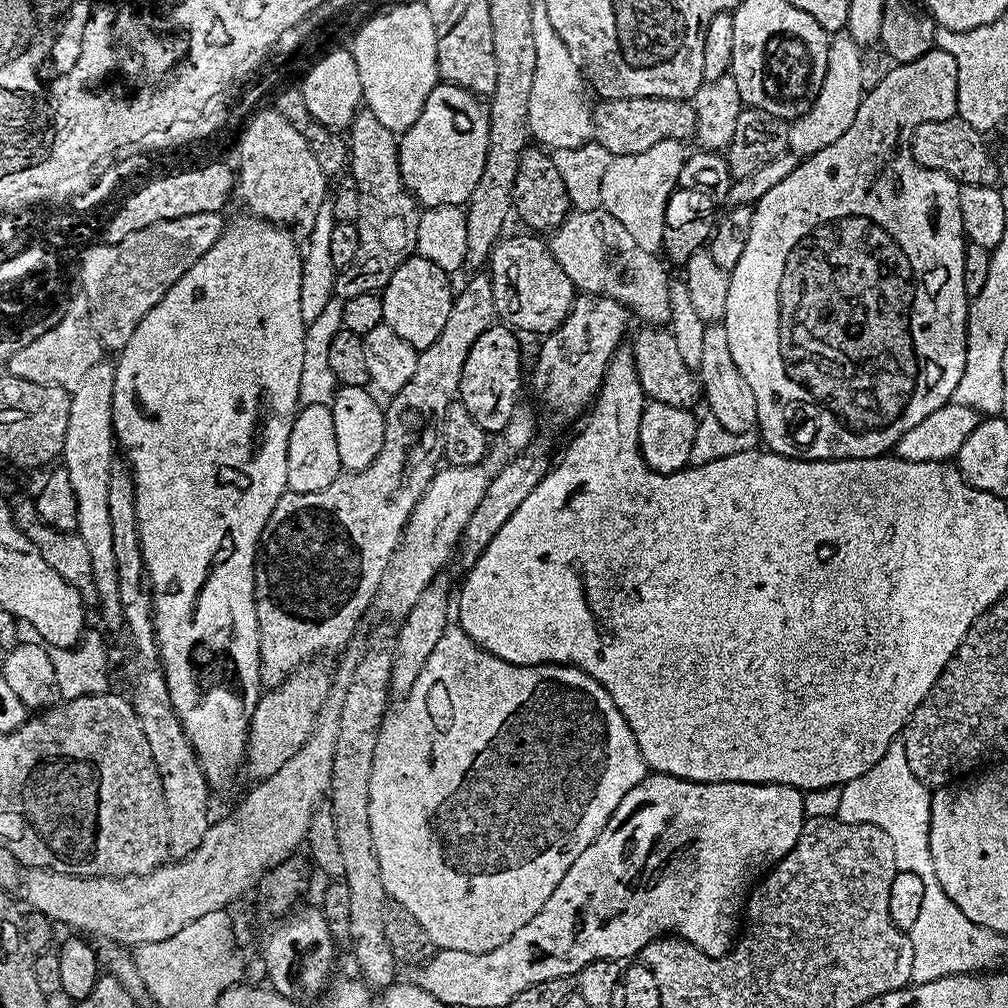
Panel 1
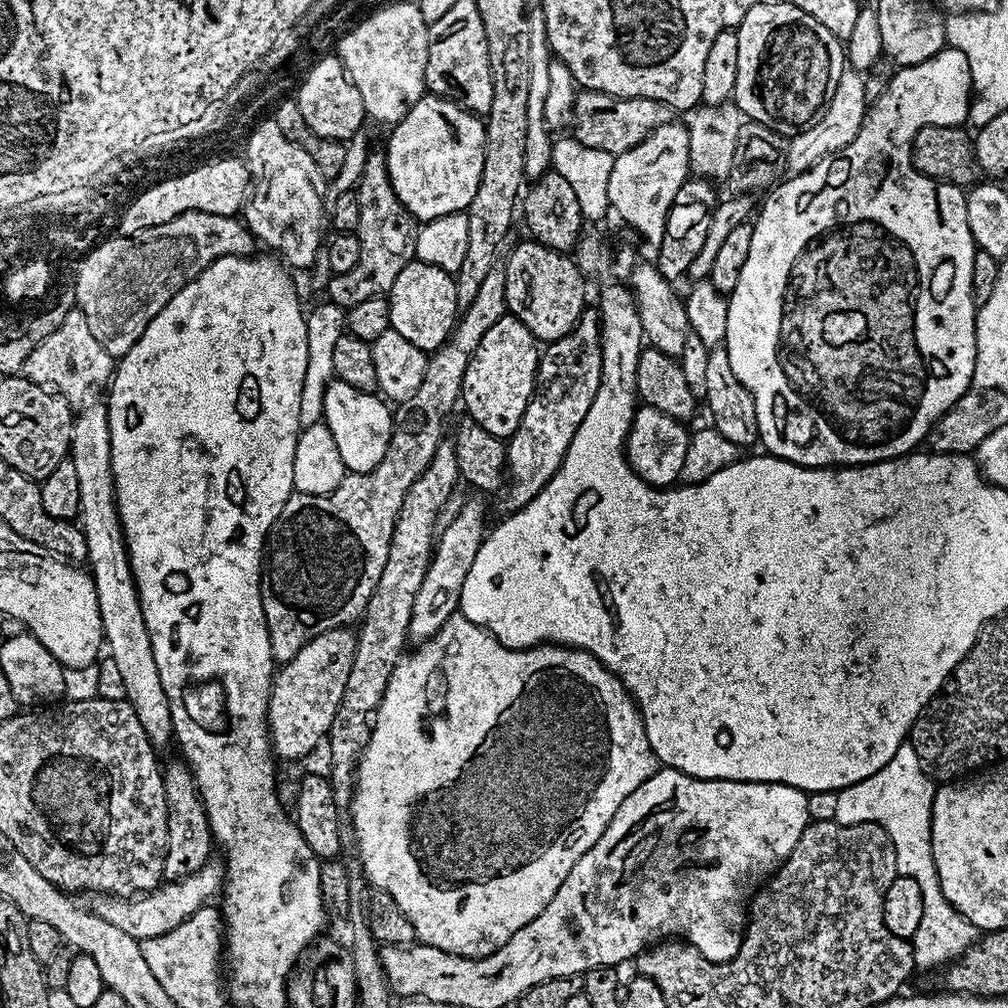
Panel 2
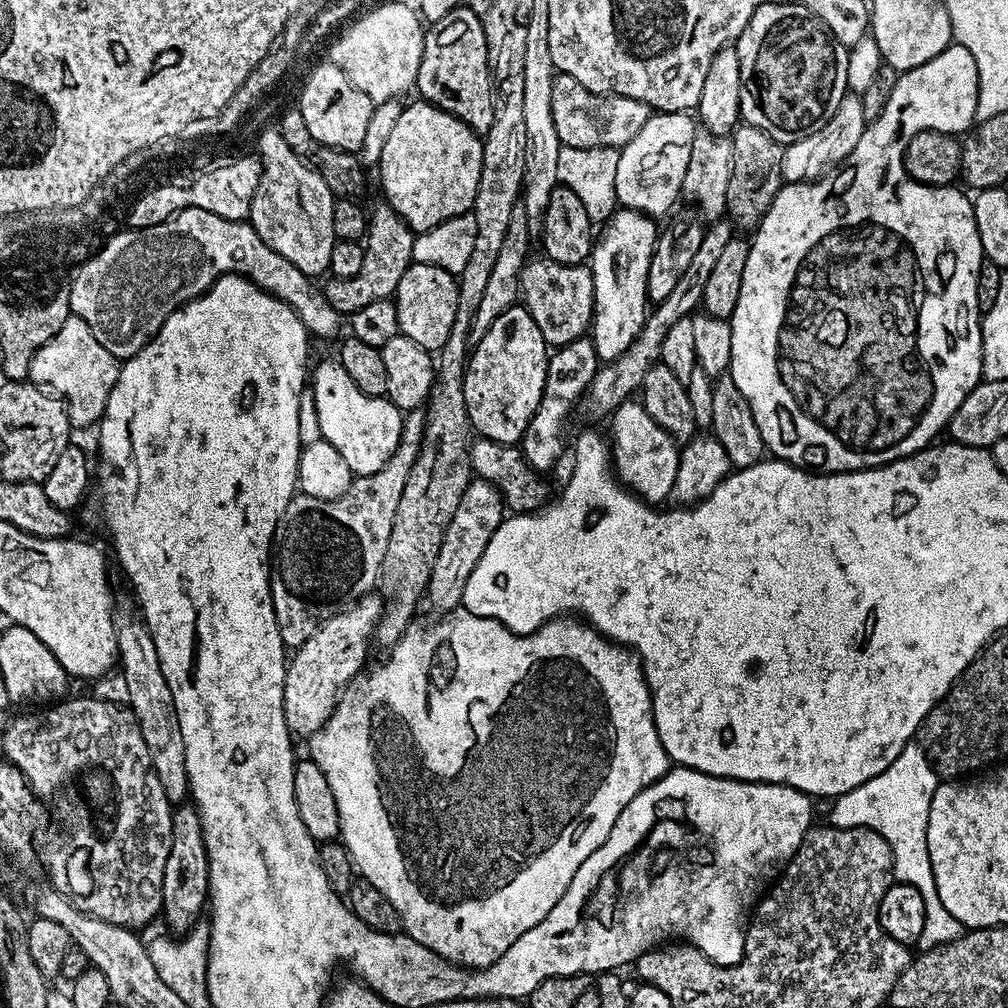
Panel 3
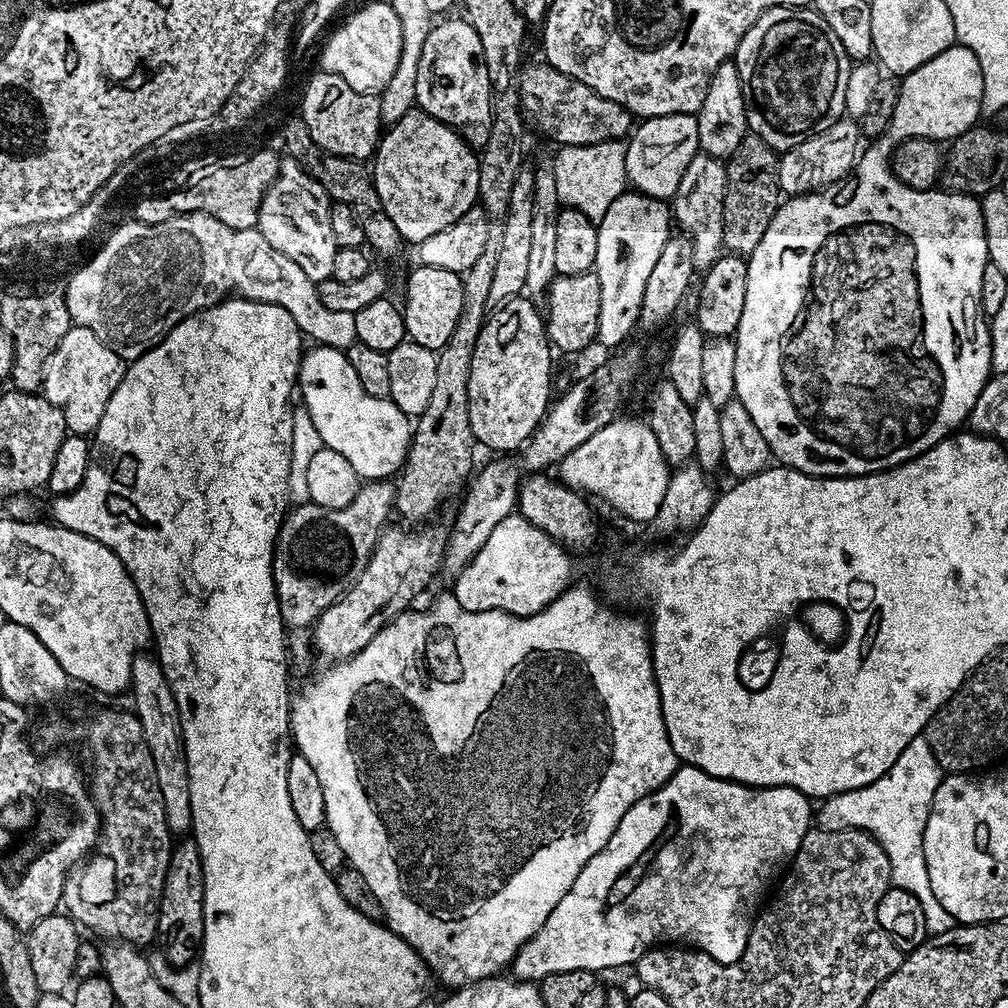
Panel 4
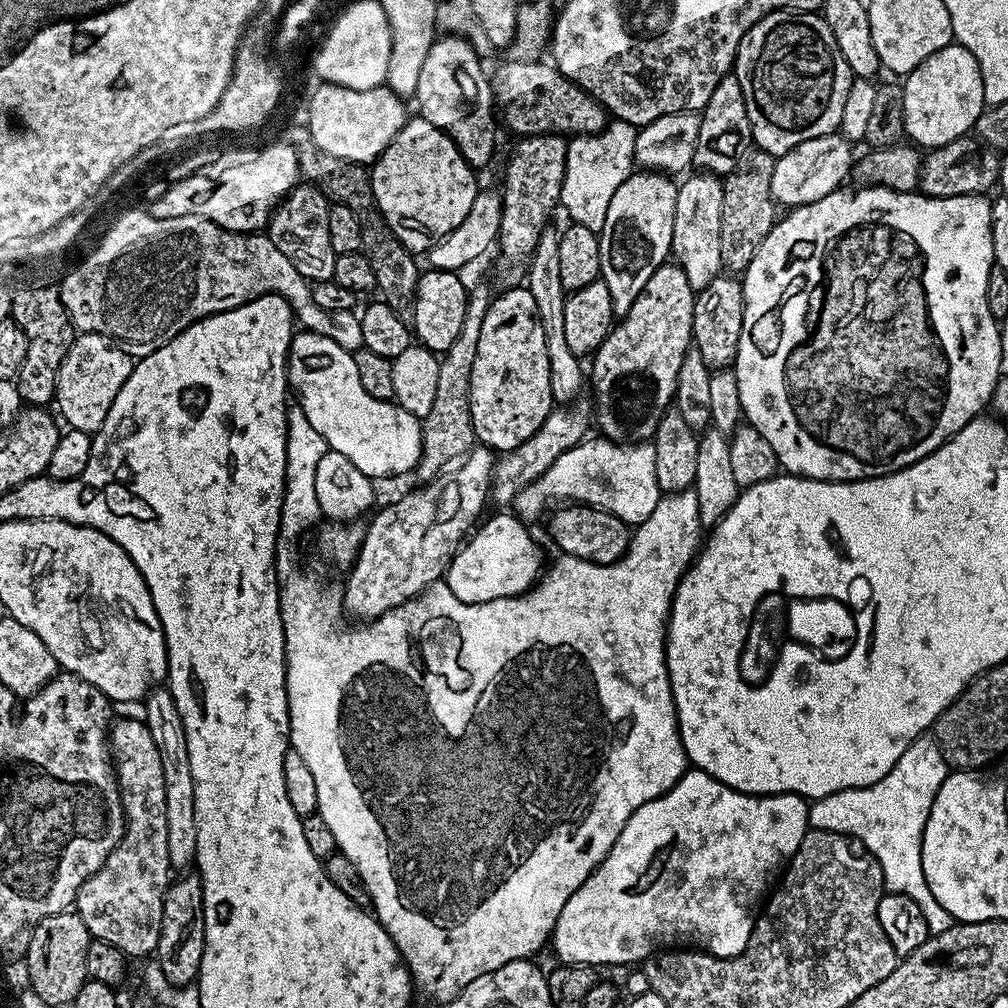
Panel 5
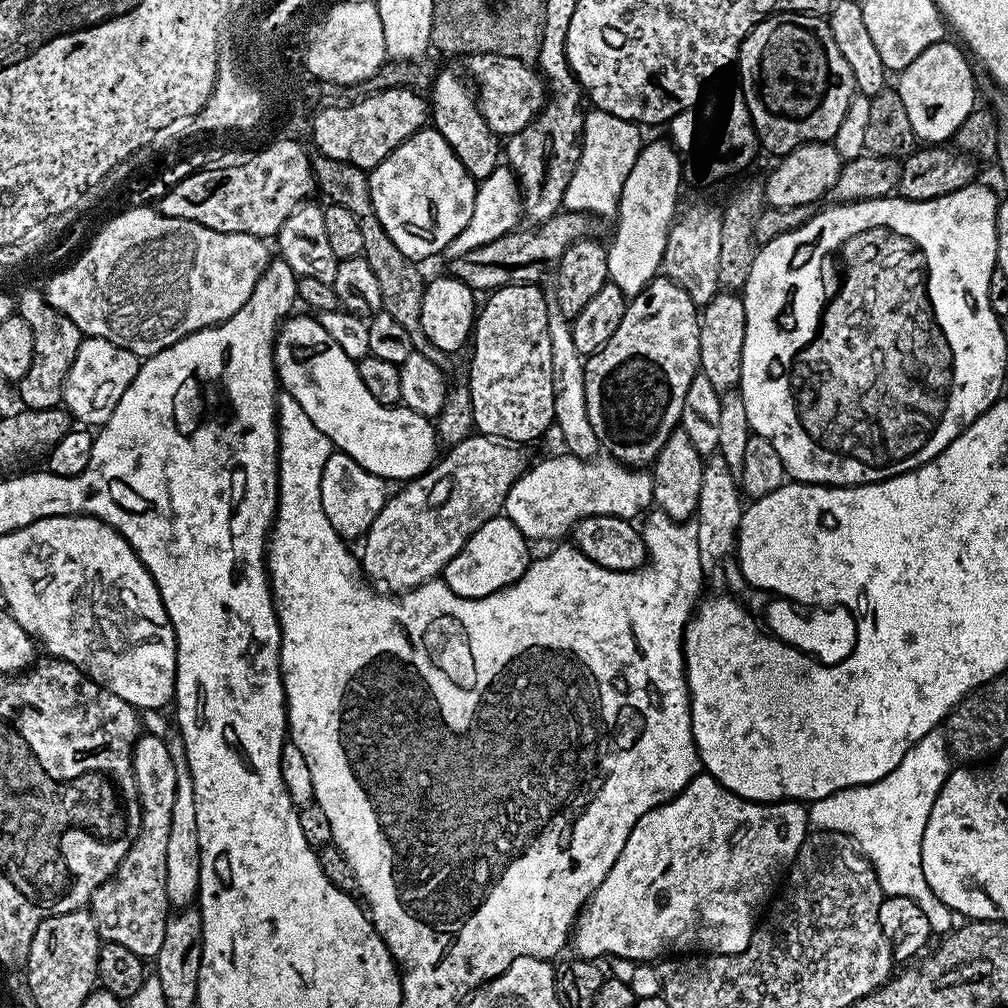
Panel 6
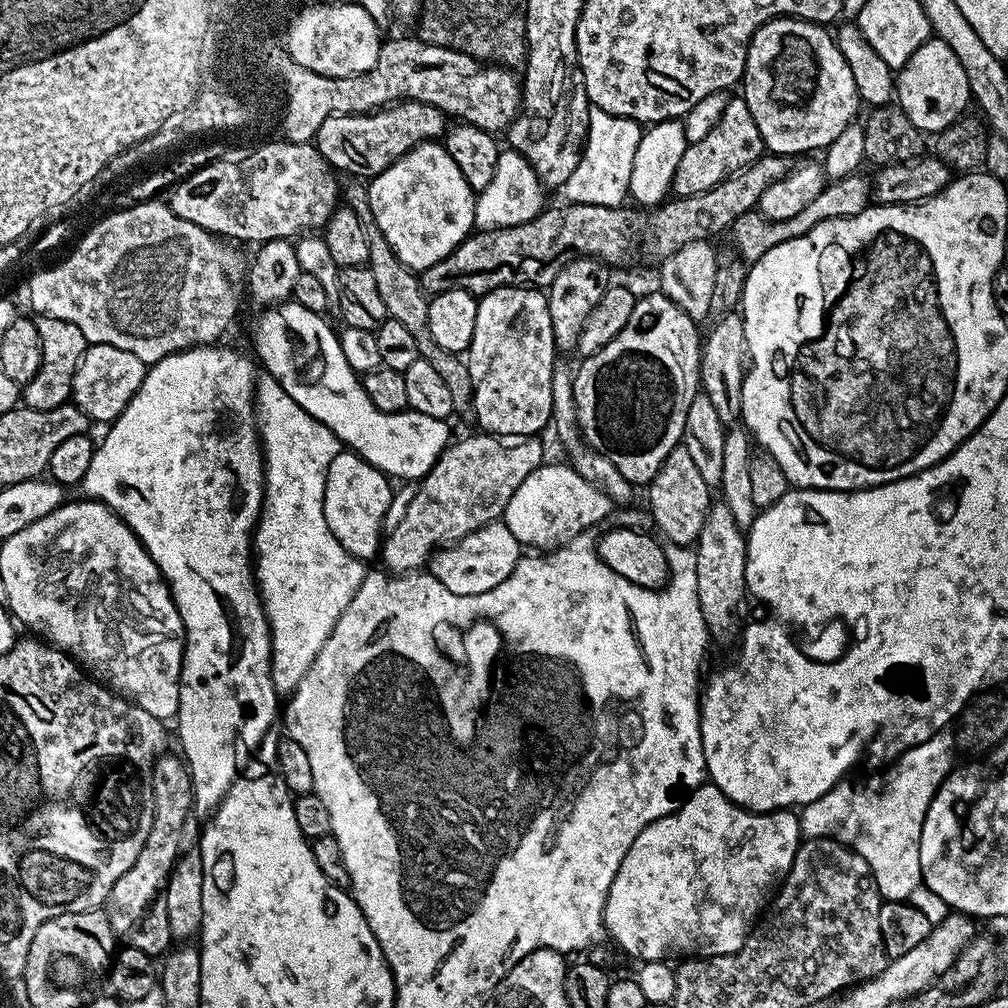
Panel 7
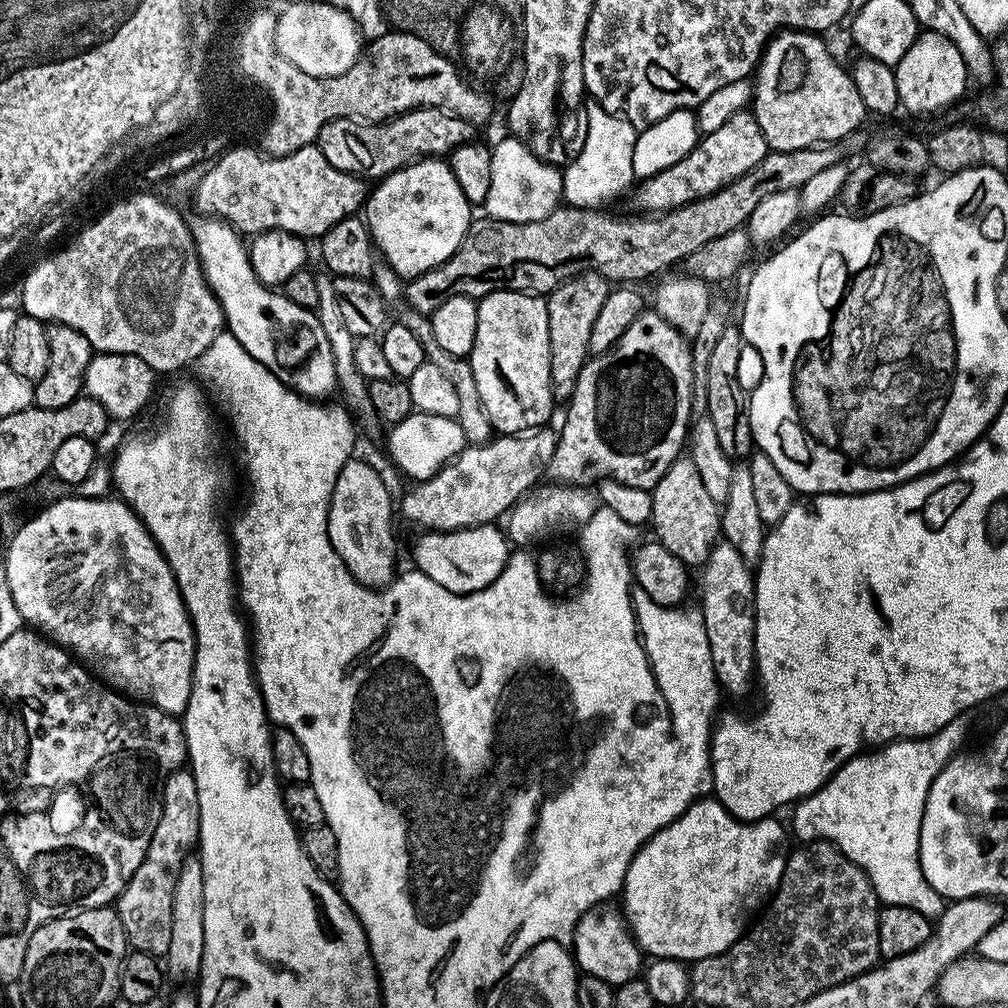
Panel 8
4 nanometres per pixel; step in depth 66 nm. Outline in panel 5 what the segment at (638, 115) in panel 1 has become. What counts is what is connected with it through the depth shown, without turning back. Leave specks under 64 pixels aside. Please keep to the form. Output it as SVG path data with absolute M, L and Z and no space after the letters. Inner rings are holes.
M505 59L504 65L494 72L494 100L504 107L502 120L508 123L517 137L559 134L591 134L600 132L609 123L609 113L579 84L566 79L551 63L541 64L539 59L531 63Z

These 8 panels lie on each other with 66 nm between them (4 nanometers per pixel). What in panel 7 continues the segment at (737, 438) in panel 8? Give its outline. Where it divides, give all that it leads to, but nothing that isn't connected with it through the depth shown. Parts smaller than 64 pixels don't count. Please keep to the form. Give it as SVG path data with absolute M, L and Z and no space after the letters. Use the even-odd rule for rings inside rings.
M733 310L711 327L703 337L700 350L700 386L713 402L714 410L718 410L718 418L722 418L724 425L728 426L741 419L740 403L748 351L744 318L739 311Z

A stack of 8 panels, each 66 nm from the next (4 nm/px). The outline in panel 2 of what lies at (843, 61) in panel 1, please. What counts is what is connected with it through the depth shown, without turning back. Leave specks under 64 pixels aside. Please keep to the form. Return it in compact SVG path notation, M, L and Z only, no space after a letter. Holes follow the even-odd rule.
M846 68L841 74L838 86L828 101L828 107L805 129L801 129L789 139L787 162L785 167L789 173L796 175L810 169L822 157L840 152L857 137L858 130L864 121L868 109L865 98L864 76L856 70Z

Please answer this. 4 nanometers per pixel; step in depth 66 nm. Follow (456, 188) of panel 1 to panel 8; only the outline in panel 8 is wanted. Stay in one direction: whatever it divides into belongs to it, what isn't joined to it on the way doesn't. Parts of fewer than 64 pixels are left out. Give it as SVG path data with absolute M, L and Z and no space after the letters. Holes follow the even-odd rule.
M425 158L416 160L406 167L383 177L376 189L366 196L366 223L372 234L373 245L379 255L402 278L420 276L437 268L460 248L462 238L468 232L468 226L474 219L473 205L468 203L466 194L458 187L458 178L454 178L452 168L444 158Z

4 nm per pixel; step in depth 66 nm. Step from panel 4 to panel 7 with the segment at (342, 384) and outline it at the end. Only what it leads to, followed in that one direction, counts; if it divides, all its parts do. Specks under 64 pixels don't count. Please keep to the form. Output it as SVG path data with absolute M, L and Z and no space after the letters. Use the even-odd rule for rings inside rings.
M281 302L275 306L265 307L261 312L264 313L256 324L255 359L262 368L264 363L263 371L274 377L294 402L302 406L314 419L326 425L345 447L363 457L390 478L402 478L403 481L411 482L424 477L433 468L434 462L448 447L452 438L450 424L447 421L418 414L409 408L402 412L378 410L370 402L370 398L366 397L364 385L346 360L346 354L342 354L337 329L335 327L332 329L324 321L325 317L321 313L306 310L306 306L295 302Z

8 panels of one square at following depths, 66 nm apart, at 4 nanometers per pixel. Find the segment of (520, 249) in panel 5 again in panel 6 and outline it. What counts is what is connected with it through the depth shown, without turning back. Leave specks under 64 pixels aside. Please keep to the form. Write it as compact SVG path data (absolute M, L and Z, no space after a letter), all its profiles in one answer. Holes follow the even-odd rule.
M560 92L556 103L545 103L539 115L523 127L518 134L507 137L504 156L509 168L515 173L520 184L521 207L525 219L533 225L544 223L561 209L566 186L577 169L580 147L578 145L583 131L583 111L579 111L579 93Z

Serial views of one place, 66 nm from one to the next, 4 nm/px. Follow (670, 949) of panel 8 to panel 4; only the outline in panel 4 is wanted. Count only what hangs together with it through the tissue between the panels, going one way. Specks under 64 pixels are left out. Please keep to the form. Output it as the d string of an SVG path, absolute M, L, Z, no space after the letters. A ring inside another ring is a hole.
M691 766L677 767L676 773L670 777L658 790L654 790L646 798L634 802L630 810L618 822L614 834L610 834L610 842L574 878L574 886L562 894L562 902L554 906L550 918L520 947L516 959L510 965L510 972L515 979L529 982L541 982L547 975L558 971L590 970L603 973L603 968L620 968L623 964L635 965L643 952L659 945L661 942L675 942L680 946L691 946L693 949L705 952L720 964L732 964L746 950L748 935L752 929L752 921L758 915L761 907L760 899L772 879L775 881L789 867L798 846L802 846L802 838L807 834L814 820L814 808L811 808L809 797L797 788L754 788L750 784L737 784L734 780L719 780L716 776L706 774L700 768Z

